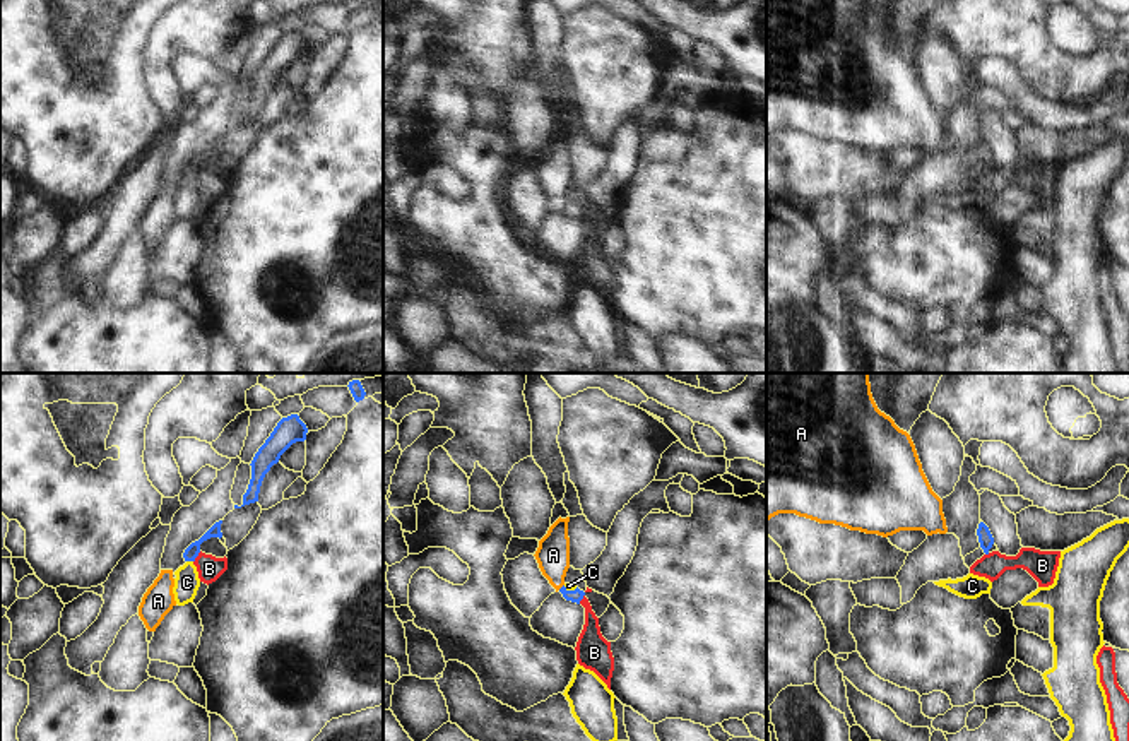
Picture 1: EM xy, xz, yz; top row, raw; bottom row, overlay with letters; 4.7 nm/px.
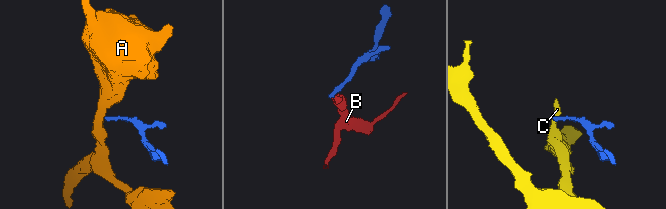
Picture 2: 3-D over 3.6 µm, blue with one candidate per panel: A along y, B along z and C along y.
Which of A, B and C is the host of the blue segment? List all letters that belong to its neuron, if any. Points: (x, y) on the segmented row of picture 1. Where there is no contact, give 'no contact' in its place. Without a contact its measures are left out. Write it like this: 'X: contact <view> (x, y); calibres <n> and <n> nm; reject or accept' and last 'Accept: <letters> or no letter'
A: contact xz (561, 587); calibres 60 and 160 nm; reject
B: contact xy (197, 555); calibres 70 and 120 nm; reject
C: contact xy (190, 560); calibres 70 and 120 nm; accept
Accept: C

